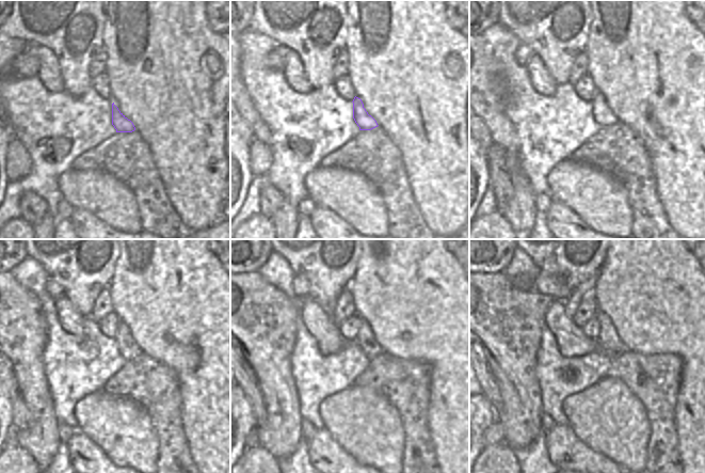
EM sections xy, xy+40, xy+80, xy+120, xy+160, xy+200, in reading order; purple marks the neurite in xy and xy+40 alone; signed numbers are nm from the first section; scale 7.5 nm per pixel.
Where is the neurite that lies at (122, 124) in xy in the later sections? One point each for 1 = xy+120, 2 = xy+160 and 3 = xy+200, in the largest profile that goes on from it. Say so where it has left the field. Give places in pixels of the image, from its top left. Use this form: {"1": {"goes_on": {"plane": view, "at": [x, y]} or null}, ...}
{"1": {"goes_on": {"plane": "xy+120", "at": [128, 348]}}, "2": {"goes_on": {"plane": "xy+160", "at": [365, 339]}}, "3": {"goes_on": {"plane": "xy+200", "at": [608, 339]}}}

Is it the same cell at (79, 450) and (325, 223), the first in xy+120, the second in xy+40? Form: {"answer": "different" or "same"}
{"answer": "same"}

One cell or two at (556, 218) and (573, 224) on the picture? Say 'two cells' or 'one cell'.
one cell

